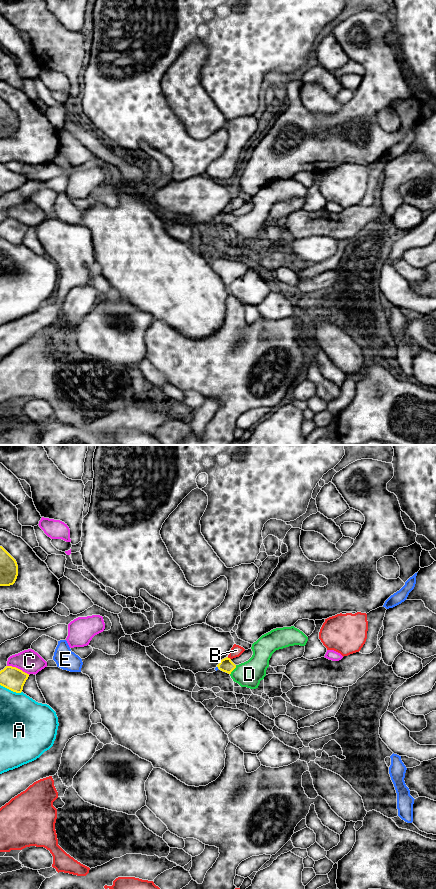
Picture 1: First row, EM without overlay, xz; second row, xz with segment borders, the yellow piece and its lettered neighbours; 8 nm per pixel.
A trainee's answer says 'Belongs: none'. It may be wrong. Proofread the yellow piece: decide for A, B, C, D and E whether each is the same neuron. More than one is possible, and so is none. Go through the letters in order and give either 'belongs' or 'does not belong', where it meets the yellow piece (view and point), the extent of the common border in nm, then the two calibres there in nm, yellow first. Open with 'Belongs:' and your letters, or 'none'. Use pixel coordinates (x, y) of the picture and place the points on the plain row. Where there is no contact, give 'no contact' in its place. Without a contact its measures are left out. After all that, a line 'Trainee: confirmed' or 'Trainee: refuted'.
Belongs: D
A: does not belong; meets yellow in xz at (11, 242); contact 190 nm long; 190 nm thick on the yellow side, 360 nm on the other
B: does not belong; meets yellow in xz at (229, 210); contact 40 nm long; 110 nm thick on the yellow side, 90 nm on the other
C: does not belong; meets yellow in xz at (17, 220); contact 200 nm long; 190 nm thick on the yellow side, 190 nm on the other
D: belongs; meets yellow in xz at (233, 221); contact 90 nm long; 110 nm thick on the yellow side, 200 nm on the other
E: does not belong; meets yellow in xz at (218, 220); contact 40 nm long; 110 nm thick on the yellow side, 20 nm on the other
Trainee: refuted

